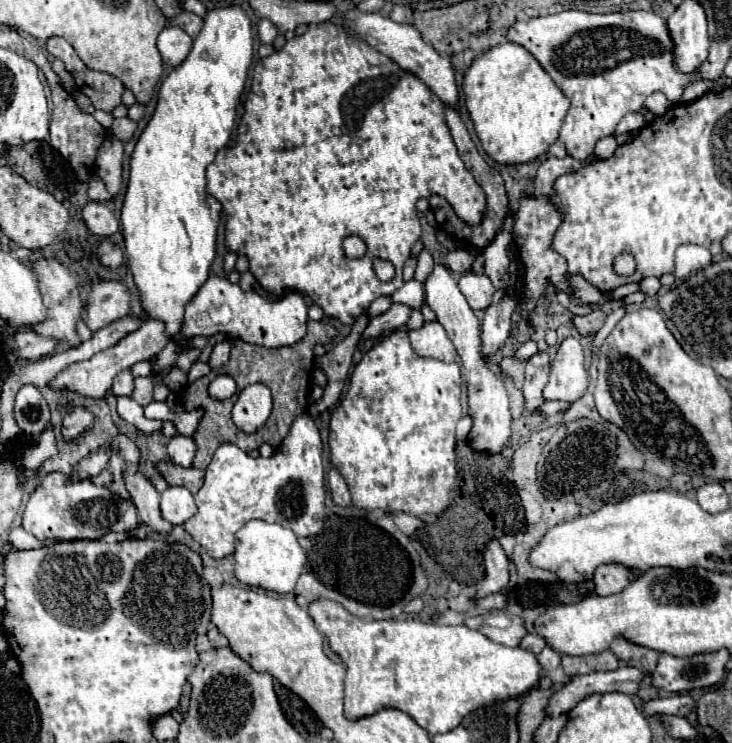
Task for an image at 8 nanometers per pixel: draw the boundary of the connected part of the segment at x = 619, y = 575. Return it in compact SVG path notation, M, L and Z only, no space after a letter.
M601 565L595 571L593 581L597 595L615 595L629 587L629 571L621 565Z

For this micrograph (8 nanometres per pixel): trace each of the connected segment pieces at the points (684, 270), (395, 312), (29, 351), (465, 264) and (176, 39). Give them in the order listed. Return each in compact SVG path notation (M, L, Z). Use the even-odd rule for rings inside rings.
M681 245L675 253L675 277L685 277L711 263L711 253L701 245Z
M393 303L389 307L389 311L377 315L371 319L371 323L367 325L367 329L363 331L363 339L373 339L373 337L379 337L379 335L385 335L385 333L391 333L391 331L397 331L401 329L407 319L411 315L411 309L405 307L405 305L399 305L399 303Z
M31 329L15 331L11 335L11 339L17 345L17 357L27 359L27 361L37 361L37 359L49 355L57 347L57 341L45 339L45 337L41 337L39 333L35 333Z
M455 249L447 255L447 267L455 273L465 273L471 269L473 257L463 249Z
M165 27L157 39L157 49L167 65L181 65L189 55L193 39L181 27Z

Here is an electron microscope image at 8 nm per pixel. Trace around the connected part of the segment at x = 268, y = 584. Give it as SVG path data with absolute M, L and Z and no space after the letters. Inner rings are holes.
M259 519L245 523L237 531L237 547L235 547L237 579L249 587L261 587L261 589L275 591L275 593L291 593L307 561L305 557L307 547L302 547L300 542L301 539L295 537L291 529L285 529L277 523L265 523Z

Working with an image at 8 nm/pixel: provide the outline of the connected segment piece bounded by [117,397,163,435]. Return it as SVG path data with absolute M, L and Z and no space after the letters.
M117 397L117 413L131 425L135 425L145 435L161 433L161 421L149 421L143 417L143 407L131 397Z

